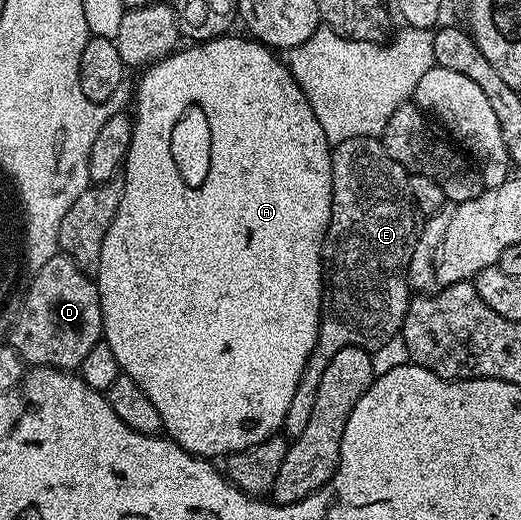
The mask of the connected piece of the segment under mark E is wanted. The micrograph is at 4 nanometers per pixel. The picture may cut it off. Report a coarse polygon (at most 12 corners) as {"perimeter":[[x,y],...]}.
{"perimeter":[[375,136],[332,149],[321,329],[287,406],[327,362],[401,331],[419,216]]}

